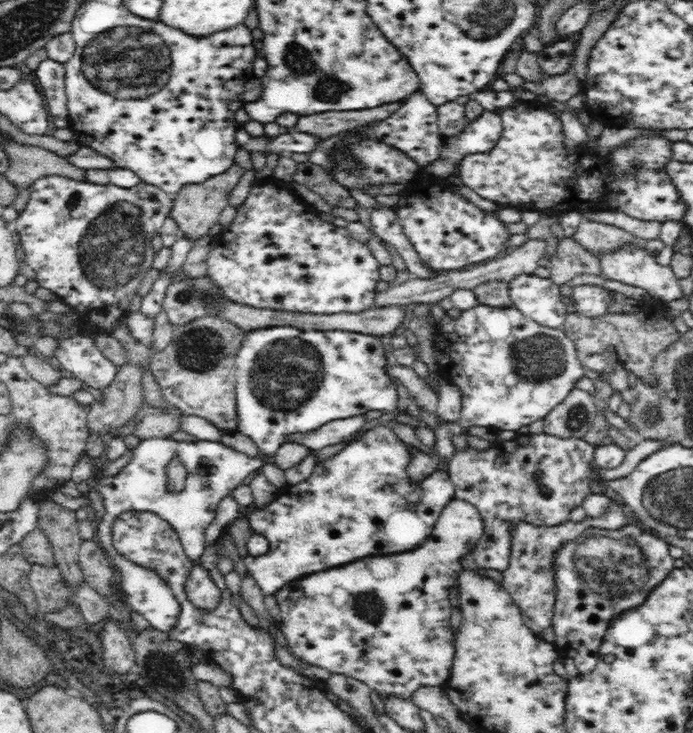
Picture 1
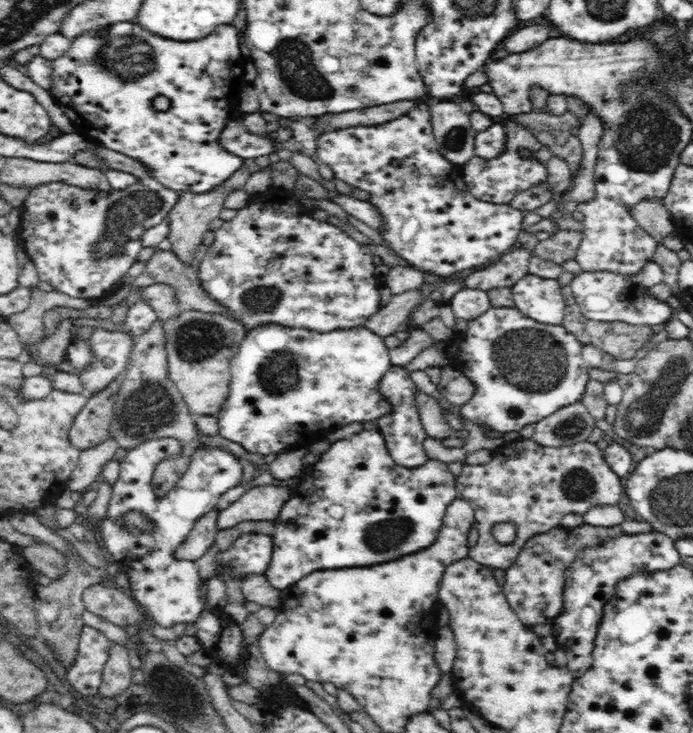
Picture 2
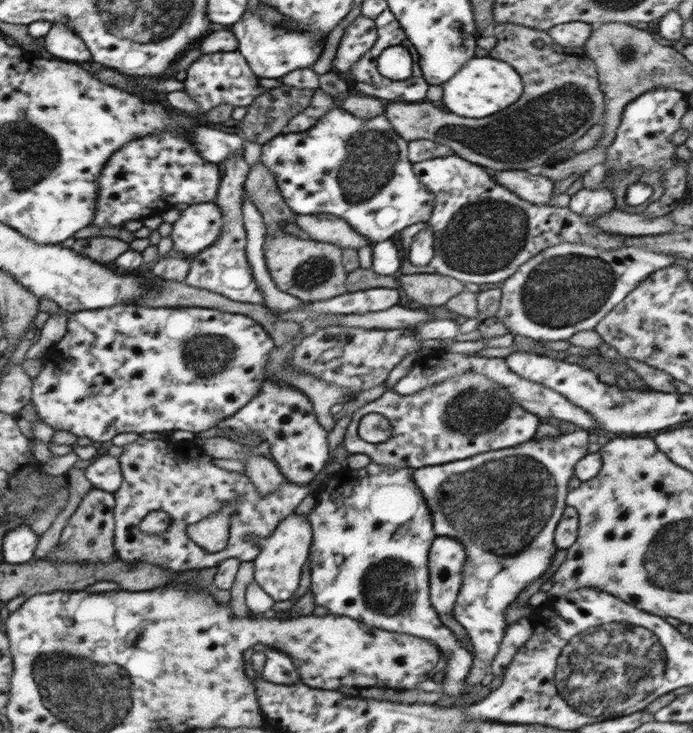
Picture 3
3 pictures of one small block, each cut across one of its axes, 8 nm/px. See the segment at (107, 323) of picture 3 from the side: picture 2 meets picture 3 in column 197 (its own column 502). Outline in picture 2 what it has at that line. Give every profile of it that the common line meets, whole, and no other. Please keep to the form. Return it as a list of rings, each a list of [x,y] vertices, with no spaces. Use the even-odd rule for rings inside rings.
[[[491,306],[480,316],[469,320],[465,333],[457,333],[454,341],[457,346],[454,360],[460,360],[462,364],[472,362],[472,376],[469,378],[475,391],[472,398],[460,407],[460,414],[474,424],[485,424],[487,428],[504,434],[518,433],[526,424],[534,425],[559,408],[583,400],[586,384],[590,380],[589,368],[581,358],[583,344],[562,325],[536,322],[516,307]]]

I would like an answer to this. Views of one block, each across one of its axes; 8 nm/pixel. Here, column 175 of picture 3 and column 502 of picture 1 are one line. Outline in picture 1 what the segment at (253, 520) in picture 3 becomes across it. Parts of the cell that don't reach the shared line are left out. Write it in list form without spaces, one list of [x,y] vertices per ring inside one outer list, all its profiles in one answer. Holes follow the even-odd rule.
[[[546,433],[541,434],[517,434],[516,438],[510,439],[508,442],[494,442],[492,446],[488,447],[486,450],[478,451],[472,447],[467,446],[461,451],[455,451],[448,464],[448,473],[451,481],[454,483],[455,488],[455,498],[462,499],[470,504],[473,504],[481,514],[483,523],[484,523],[484,532],[482,536],[478,539],[476,546],[473,548],[473,555],[476,564],[480,568],[489,568],[496,569],[500,572],[506,571],[509,565],[509,558],[511,553],[511,532],[509,526],[516,521],[524,521],[533,525],[546,525],[546,526],[556,526],[562,524],[563,522],[569,521],[569,514],[573,508],[576,506],[582,506],[585,496],[588,496],[593,489],[593,486],[596,483],[602,483],[602,486],[606,486],[604,480],[601,479],[595,471],[595,467],[598,466],[595,464],[594,460],[594,445],[591,445],[584,441],[584,439],[575,439],[575,438],[562,438],[554,435],[548,435]]]

